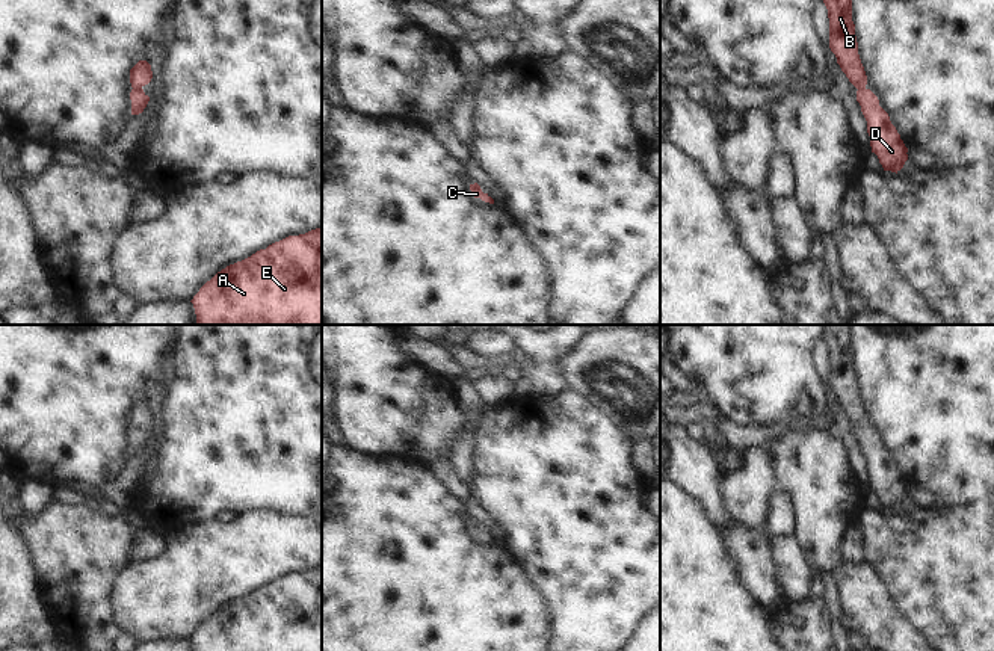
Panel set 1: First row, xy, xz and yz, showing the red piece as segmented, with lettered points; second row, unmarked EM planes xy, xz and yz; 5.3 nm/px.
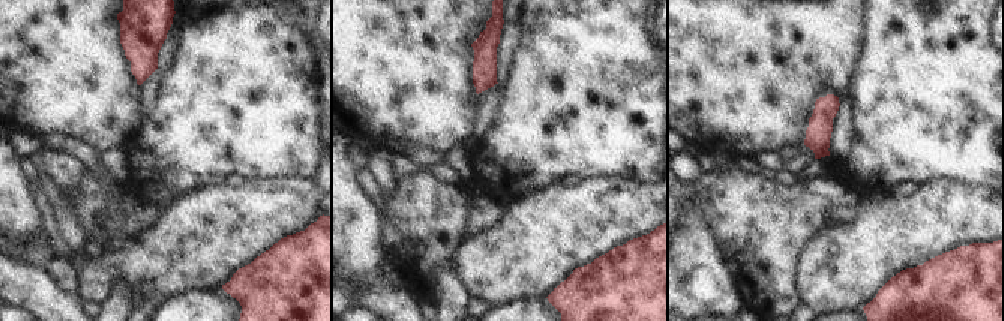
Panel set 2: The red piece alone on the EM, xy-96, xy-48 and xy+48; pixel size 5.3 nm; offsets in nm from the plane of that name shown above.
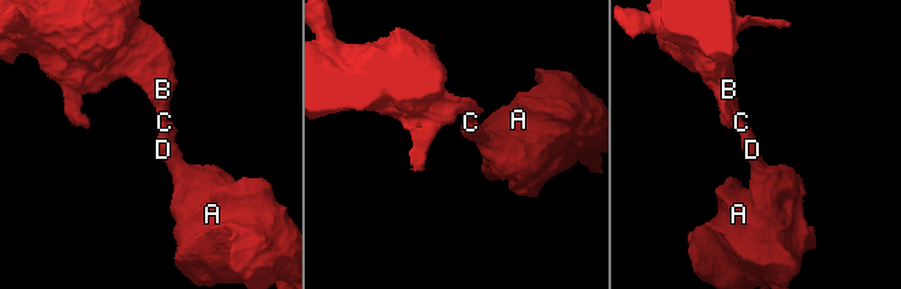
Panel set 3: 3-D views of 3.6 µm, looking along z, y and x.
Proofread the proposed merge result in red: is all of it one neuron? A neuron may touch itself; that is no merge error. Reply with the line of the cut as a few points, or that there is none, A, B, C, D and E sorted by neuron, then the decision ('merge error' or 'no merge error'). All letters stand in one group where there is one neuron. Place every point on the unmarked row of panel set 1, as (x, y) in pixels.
no cut | A B C D E | no merge error

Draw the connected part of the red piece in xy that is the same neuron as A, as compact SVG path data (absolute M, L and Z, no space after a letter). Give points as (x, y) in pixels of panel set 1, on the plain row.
M322 565L227 604L190 640L195 651L322 651Z

